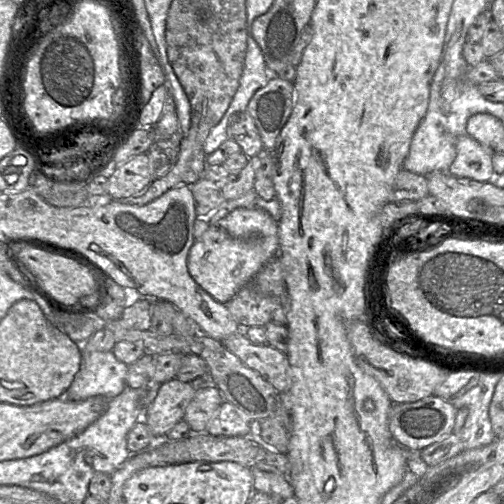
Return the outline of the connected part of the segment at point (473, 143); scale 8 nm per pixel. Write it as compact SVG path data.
M468 134L460 136L456 143L456 158L448 172L458 178L478 182L490 182L495 178L492 166L493 153Z

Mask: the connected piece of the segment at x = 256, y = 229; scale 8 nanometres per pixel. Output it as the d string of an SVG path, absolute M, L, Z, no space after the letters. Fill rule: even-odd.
M237 208L219 220L196 239L187 258L188 272L216 301L227 304L236 293L248 283L269 261L279 253L279 227L267 212L259 209Z

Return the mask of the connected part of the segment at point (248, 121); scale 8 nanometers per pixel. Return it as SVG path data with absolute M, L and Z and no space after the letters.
M248 112L231 115L227 126L228 139L235 141L250 159L266 153L258 129Z

